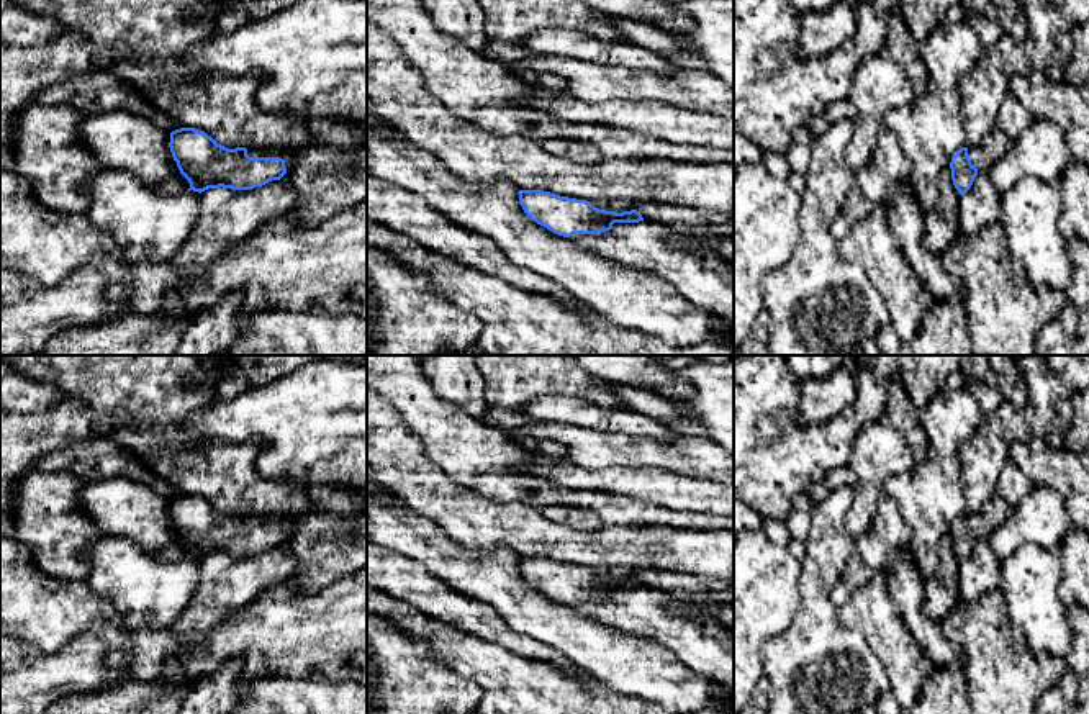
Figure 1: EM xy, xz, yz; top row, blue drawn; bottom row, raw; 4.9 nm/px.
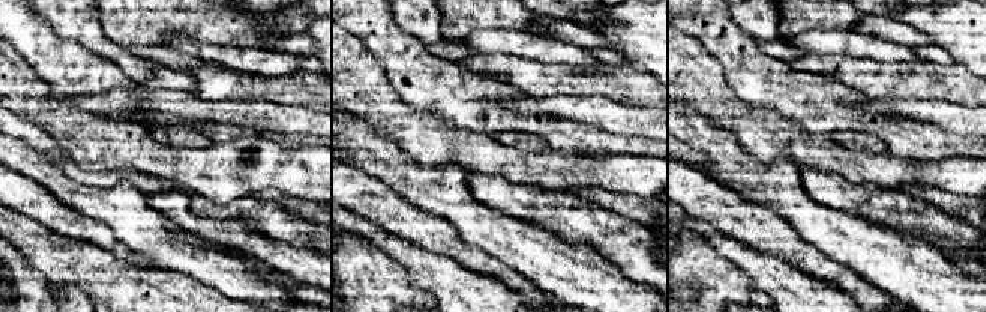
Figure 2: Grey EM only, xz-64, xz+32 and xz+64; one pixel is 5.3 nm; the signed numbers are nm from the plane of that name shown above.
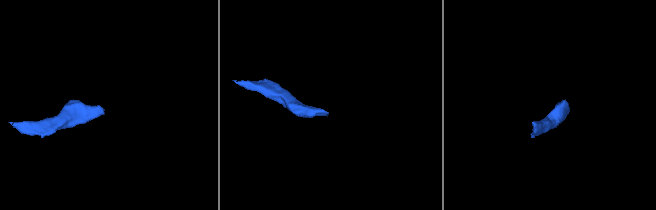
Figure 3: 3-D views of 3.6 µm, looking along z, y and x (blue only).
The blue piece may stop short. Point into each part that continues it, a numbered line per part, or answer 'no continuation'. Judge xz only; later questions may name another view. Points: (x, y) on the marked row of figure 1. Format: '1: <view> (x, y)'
1: xz (700, 275)

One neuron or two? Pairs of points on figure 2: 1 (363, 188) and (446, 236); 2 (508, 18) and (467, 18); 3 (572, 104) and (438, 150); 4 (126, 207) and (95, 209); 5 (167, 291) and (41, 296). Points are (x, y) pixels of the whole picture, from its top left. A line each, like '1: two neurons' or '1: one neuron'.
1: one neuron
2: one neuron
3: two neurons
4: one neuron
5: two neurons

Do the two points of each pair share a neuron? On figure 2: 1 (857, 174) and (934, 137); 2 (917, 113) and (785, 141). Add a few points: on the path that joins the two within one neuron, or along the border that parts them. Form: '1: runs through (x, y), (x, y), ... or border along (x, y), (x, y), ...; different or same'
1: runs through (877, 170), (890, 170), (904, 156), (914, 155); same
2: border along (866, 110), (890, 111), (935, 125); different

